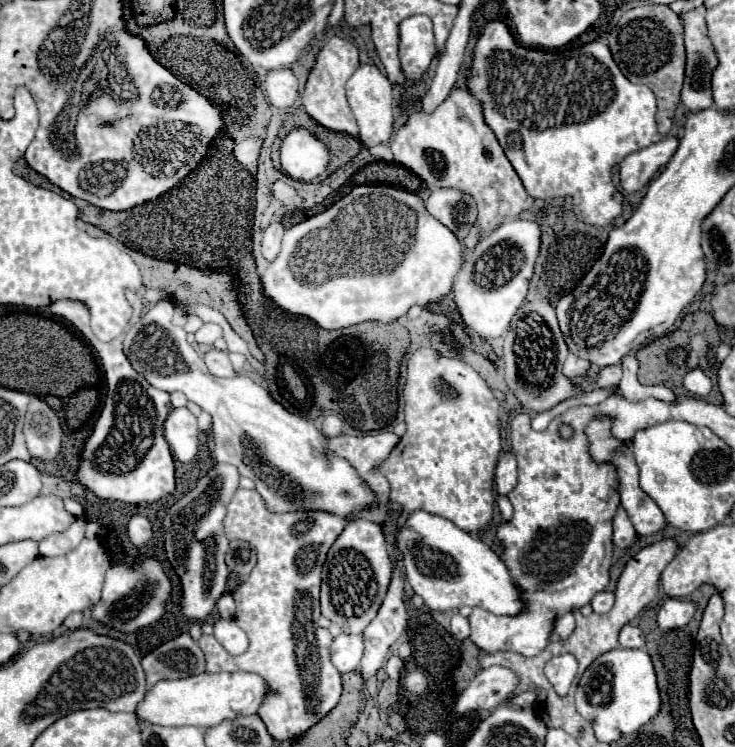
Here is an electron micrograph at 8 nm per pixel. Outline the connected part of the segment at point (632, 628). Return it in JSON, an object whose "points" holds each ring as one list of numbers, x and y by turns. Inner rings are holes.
{"points":[[627,623,619,633,619,645,625,649,643,649,645,637,635,623]]}

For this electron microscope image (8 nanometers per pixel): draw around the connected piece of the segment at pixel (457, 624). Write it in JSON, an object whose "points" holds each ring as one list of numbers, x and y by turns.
{"points":[[455,613,453,619,451,619,451,635,455,639,459,639,459,641,469,637,469,621,463,615,459,615,459,613]]}

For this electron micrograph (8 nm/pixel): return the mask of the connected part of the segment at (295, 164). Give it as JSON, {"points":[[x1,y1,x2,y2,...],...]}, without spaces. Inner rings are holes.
{"points":[[307,129,291,131,281,145,281,169,295,181,313,181,329,163,327,147]]}

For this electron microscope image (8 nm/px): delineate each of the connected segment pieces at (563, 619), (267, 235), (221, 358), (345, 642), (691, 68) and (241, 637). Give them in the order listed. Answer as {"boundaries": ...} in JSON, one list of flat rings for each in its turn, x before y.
{"boundaries":[[[565,613,561,617,557,617,555,621,555,631,553,631,553,639,567,639,575,629,575,617,573,613]],[[271,223,263,233,263,257,267,261,273,261,279,255,279,247,281,247,281,237,283,237,285,227,281,223]],[[211,349,203,355,207,369,215,375,215,377,233,377,235,371,233,367,227,363,227,353,219,351,219,349]],[[341,633,339,637,335,637,335,641,331,645,331,661,341,673,357,671,361,655,363,655,361,635]],[[697,7,693,11,679,15,683,29,685,29,685,49,687,49,687,67,685,67,685,83,681,89,681,103,687,111,701,111,713,107,713,95,711,95,711,75,717,67,717,53,713,49,713,43,707,35,705,25,705,7]],[[219,619,215,623,215,639,231,653,241,655,249,647,249,639,245,631,233,619]]]}

